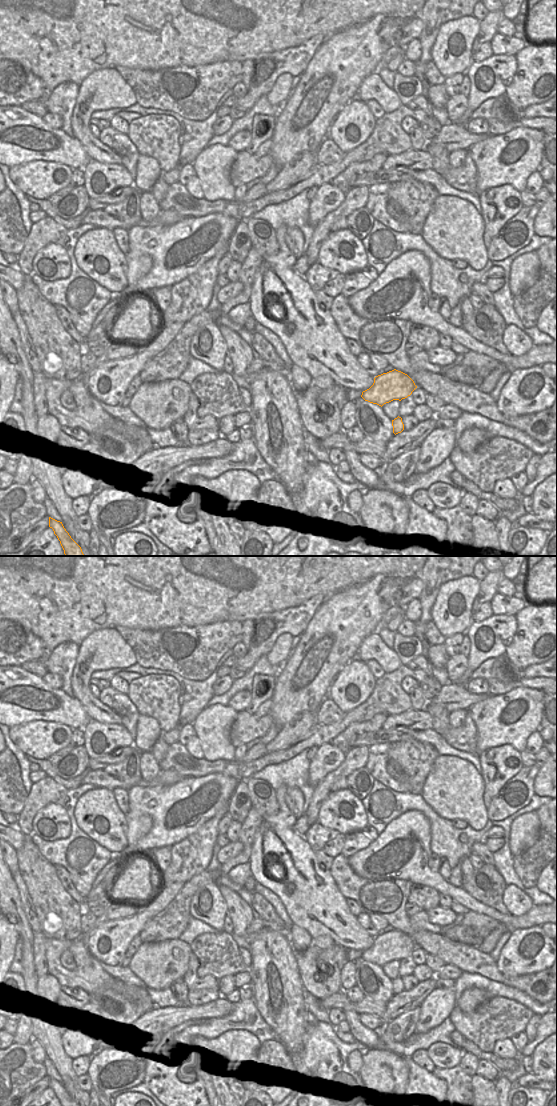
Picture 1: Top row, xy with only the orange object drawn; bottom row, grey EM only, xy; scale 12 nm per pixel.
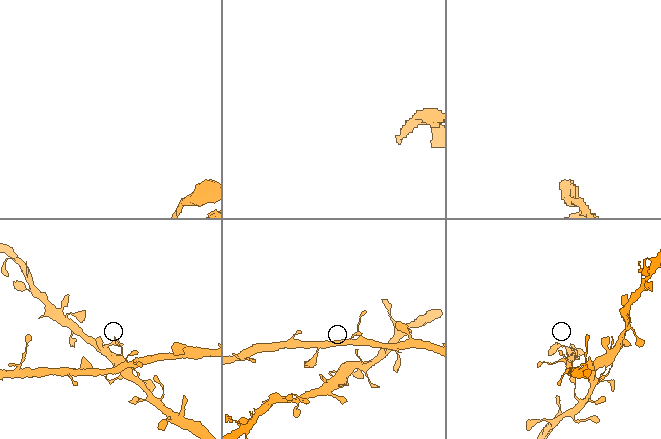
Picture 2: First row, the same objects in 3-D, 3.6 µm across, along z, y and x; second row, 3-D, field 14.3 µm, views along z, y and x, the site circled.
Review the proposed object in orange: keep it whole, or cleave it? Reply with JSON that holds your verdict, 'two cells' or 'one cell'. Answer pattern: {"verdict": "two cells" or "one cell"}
{"verdict": "one cell"}

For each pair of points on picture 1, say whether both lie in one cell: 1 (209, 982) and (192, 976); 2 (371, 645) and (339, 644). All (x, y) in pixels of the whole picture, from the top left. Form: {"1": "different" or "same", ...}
{"1": "same", "2": "different"}

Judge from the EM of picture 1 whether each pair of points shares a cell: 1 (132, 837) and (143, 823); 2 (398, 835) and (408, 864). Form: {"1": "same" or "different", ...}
{"1": "same", "2": "same"}

